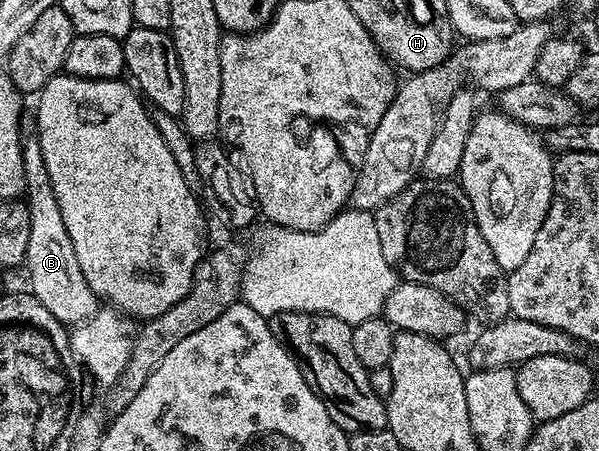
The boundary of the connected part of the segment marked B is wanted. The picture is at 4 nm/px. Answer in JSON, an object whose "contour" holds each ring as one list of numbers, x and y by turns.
{"contour":[[24,136,21,147,21,163,25,165,25,204,29,211,29,247,27,248,27,281,32,297,38,299,41,307,53,315,53,319,62,325,74,327,88,321,101,307,100,298,85,283,85,275,81,275,81,263,77,263,77,251,73,251,73,239,69,239,69,231,65,231,65,219,61,219,61,207,57,203,57,195,53,195,53,183,49,180,49,171,45,171,45,155,41,155,41,143,38,136]]}

